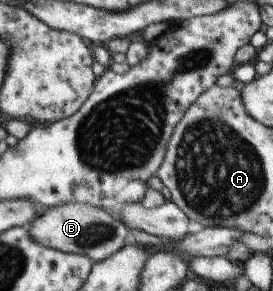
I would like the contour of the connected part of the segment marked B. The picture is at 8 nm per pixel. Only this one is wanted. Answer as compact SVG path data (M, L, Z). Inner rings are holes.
M63 203L46 209L46 212L35 217L29 227L29 235L35 243L67 253L86 255L94 263L121 250L129 232L123 221L113 218L104 209L80 203Z

